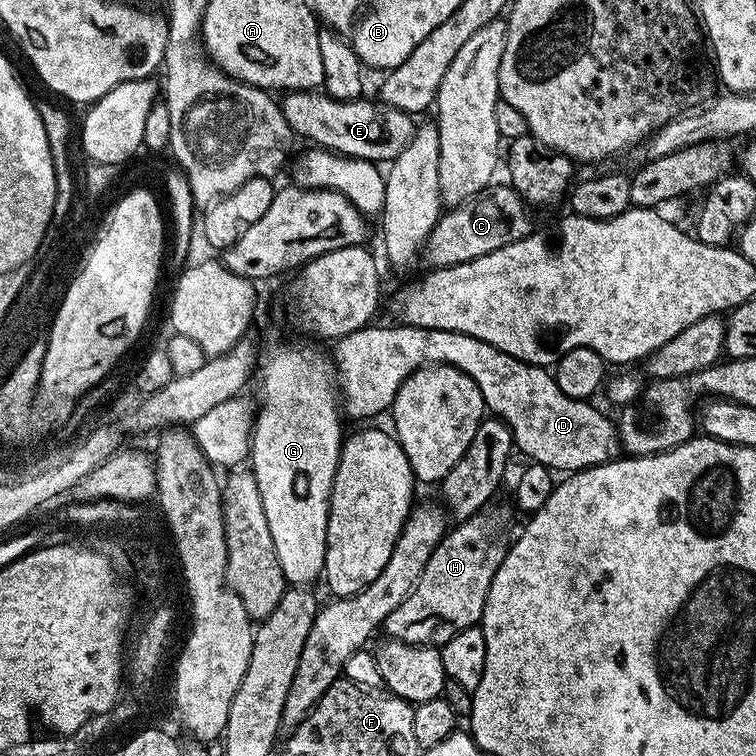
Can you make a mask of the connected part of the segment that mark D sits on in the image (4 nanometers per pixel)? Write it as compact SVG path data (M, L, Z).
M397 323L396 328L376 328L369 326L362 330L354 330L354 334L346 334L335 341L334 363L339 379L342 381L342 412L345 417L353 416L356 422L368 422L371 416L379 412L387 413L392 407L394 398L406 382L406 378L419 368L427 368L429 364L449 364L452 368L462 370L462 374L470 377L478 386L484 399L485 409L495 419L502 420L512 431L512 442L517 453L528 456L533 464L541 464L551 468L556 474L581 472L583 468L593 468L596 464L607 464L618 452L618 433L616 425L607 420L588 400L575 400L562 390L558 390L555 375L547 367L539 364L527 364L494 346L490 342L482 342L470 334L438 330L437 328L419 328L409 324Z

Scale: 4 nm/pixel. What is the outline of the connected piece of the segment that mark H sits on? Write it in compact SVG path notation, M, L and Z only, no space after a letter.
M481 510L471 520L457 523L453 532L445 531L410 594L385 618L385 637L407 644L443 646L454 634L483 621L490 582L510 547L503 514L488 511Z

